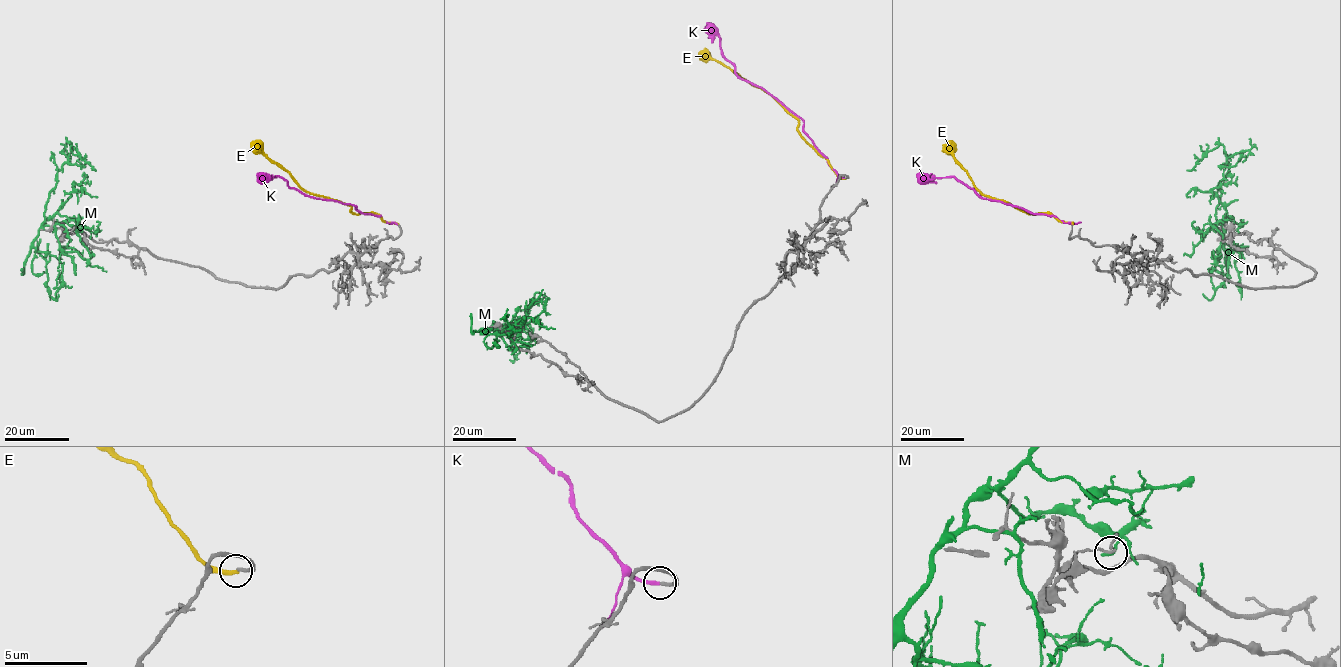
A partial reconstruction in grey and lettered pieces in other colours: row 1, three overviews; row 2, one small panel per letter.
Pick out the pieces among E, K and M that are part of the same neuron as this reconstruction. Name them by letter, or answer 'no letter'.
K

